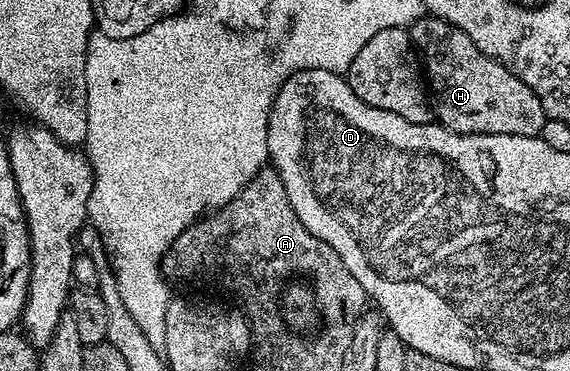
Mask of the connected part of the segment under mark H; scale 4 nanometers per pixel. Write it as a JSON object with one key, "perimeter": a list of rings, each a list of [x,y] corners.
{"perimeter":[[[423,16],[411,22],[410,41],[420,55],[437,121],[457,134],[539,137],[546,113],[532,88],[504,64],[489,58],[460,28],[443,18]]]}

